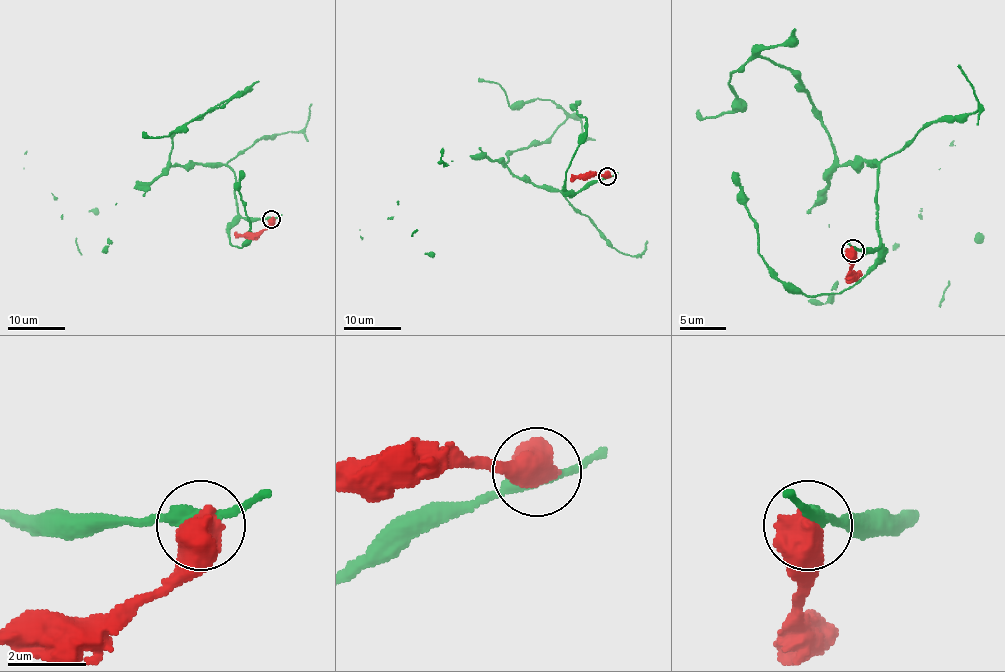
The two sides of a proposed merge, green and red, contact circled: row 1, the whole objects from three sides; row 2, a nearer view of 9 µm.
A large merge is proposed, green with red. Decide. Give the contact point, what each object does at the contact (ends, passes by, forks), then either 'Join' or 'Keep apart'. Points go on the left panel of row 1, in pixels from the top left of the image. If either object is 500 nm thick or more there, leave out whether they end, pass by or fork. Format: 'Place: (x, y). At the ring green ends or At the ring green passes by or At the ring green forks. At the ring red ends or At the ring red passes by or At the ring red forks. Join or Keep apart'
Place: (271, 219). Keep apart

